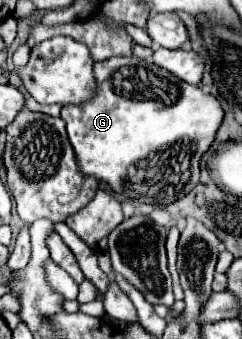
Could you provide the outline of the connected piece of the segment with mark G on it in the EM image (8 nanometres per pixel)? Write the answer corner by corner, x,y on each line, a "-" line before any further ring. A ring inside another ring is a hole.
134,55
100,61
94,65
94,75
98,83
96,95
82,105
62,107
62,119
66,121
66,131
80,169
86,175
106,181
114,193
142,203
168,205
190,193
198,185
200,159
210,149
224,119
220,101
152,61
144,61

